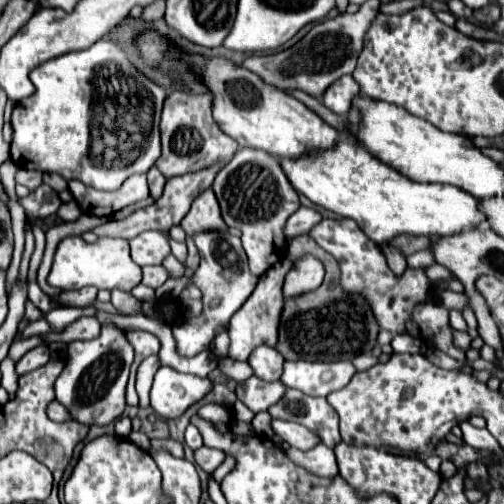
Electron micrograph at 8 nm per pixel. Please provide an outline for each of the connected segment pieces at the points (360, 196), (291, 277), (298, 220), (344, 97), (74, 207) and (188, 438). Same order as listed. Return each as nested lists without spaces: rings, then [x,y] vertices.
[[[337,141],[329,151],[313,149],[297,159],[281,159],[279,163],[297,193],[339,217],[355,219],[363,233],[379,245],[401,233],[427,237],[437,233],[445,237],[467,231],[485,221],[477,199],[469,193],[453,185],[411,181],[355,143]]]
[[[307,255],[301,261],[297,261],[293,265],[293,269],[287,273],[285,285],[283,285],[283,297],[285,299],[299,297],[303,293],[309,293],[309,291],[317,289],[321,283],[323,283],[321,261]]]
[[[299,207],[299,211],[295,211],[287,225],[285,225],[285,237],[293,239],[295,235],[303,235],[307,233],[311,227],[315,227],[319,221],[323,219],[323,215],[311,207]]]
[[[345,75],[329,87],[329,91],[323,93],[323,105],[329,107],[333,113],[347,113],[351,107],[353,95],[359,93],[359,83],[353,79],[353,75]]]
[[[67,201],[67,203],[63,203],[61,207],[59,207],[59,211],[57,211],[57,215],[63,219],[63,221],[75,221],[79,215],[81,215],[83,211],[79,209],[79,205],[77,205],[77,201]]]
[[[193,425],[187,427],[187,431],[185,431],[185,443],[189,447],[203,447],[203,439],[201,439],[197,427],[193,427]]]

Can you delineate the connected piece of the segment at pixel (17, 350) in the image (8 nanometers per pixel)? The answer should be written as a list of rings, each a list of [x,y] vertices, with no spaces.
[[[33,335],[27,339],[13,342],[8,352],[13,352],[13,361],[17,361],[27,351],[39,345],[44,345],[42,338],[39,335]]]

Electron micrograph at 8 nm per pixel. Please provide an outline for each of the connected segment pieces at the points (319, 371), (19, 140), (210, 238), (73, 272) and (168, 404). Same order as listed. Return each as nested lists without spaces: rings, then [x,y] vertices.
[[[285,361],[281,381],[285,387],[299,389],[311,397],[325,397],[345,387],[355,375],[351,361]]]
[[[101,39],[85,51],[73,51],[45,61],[31,73],[37,87],[35,95],[17,103],[11,125],[11,159],[19,167],[35,167],[43,173],[57,173],[63,179],[77,179],[83,185],[101,191],[113,191],[135,173],[147,173],[161,155],[159,119],[165,101],[165,89],[139,73],[125,53],[111,41]]]
[[[207,231],[197,235],[195,245],[201,253],[201,265],[197,267],[193,279],[187,279],[182,276],[180,278],[169,278],[161,289],[155,290],[155,297],[161,300],[173,296],[178,298],[188,283],[197,283],[197,287],[203,291],[203,313],[201,319],[185,319],[181,323],[173,325],[173,337],[177,343],[177,353],[181,357],[193,357],[197,353],[201,353],[203,349],[207,349],[213,341],[213,337],[229,323],[231,315],[235,315],[241,305],[249,299],[249,295],[253,293],[259,277],[255,277],[249,271],[247,265],[247,255],[241,247],[241,241],[237,237],[231,237],[227,231]]]
[[[65,237],[57,251],[53,269],[49,273],[49,285],[59,287],[63,291],[67,289],[81,289],[87,285],[95,285],[99,289],[121,289],[131,291],[137,287],[143,279],[141,267],[133,263],[129,255],[129,241],[121,237],[99,237],[95,243],[85,243],[81,237]]]
[[[159,367],[151,387],[151,407],[165,419],[183,415],[193,403],[201,401],[213,389],[213,381],[191,373],[179,373],[171,367]]]

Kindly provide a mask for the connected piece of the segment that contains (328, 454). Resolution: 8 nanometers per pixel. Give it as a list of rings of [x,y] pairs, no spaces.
[[[319,443],[317,447],[313,447],[309,451],[299,451],[295,447],[289,447],[287,455],[289,455],[289,459],[293,459],[293,463],[297,463],[299,467],[303,467],[305,471],[309,471],[317,477],[339,475],[335,453],[333,453],[333,449],[325,447],[323,443]]]

